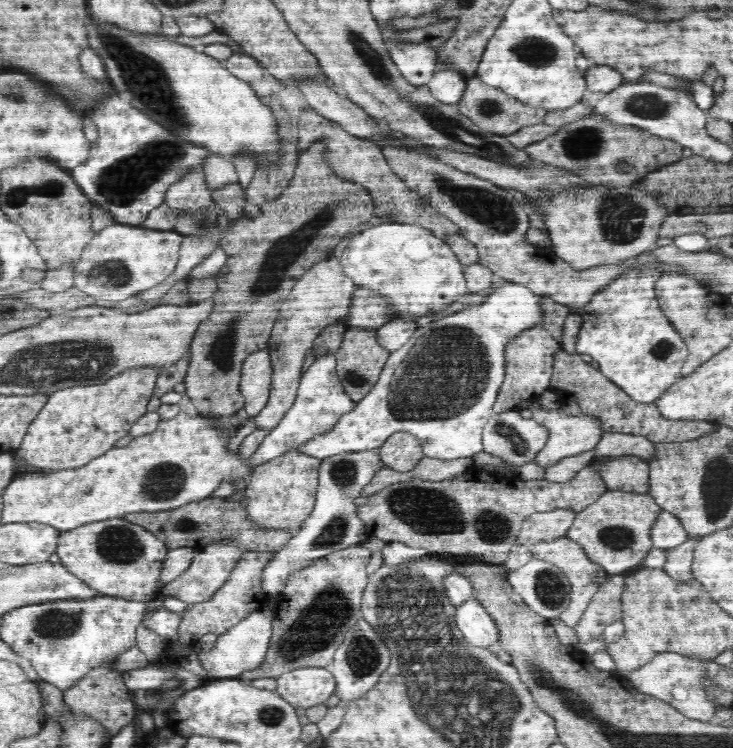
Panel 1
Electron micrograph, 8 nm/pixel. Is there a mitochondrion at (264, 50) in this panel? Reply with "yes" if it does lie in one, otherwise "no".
no

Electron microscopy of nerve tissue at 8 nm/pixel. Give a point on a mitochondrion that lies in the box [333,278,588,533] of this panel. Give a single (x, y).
(446, 372)

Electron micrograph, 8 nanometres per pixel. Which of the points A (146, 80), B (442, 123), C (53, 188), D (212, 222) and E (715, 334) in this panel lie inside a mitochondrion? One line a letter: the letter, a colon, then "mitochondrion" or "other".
A: mitochondrion
B: mitochondrion
C: mitochondrion
D: mitochondrion
E: other

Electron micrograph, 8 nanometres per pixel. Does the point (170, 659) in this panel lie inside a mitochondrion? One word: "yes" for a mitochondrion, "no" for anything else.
no

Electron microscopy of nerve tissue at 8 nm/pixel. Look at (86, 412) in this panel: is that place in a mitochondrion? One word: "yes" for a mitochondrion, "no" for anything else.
no

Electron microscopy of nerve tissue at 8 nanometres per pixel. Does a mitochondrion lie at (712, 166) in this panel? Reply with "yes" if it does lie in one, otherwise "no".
no

